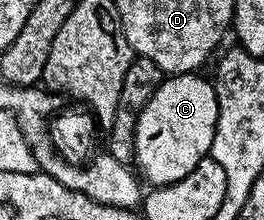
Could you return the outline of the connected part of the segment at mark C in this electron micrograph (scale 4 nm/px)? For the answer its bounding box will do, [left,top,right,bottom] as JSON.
[134,73,219,186]

